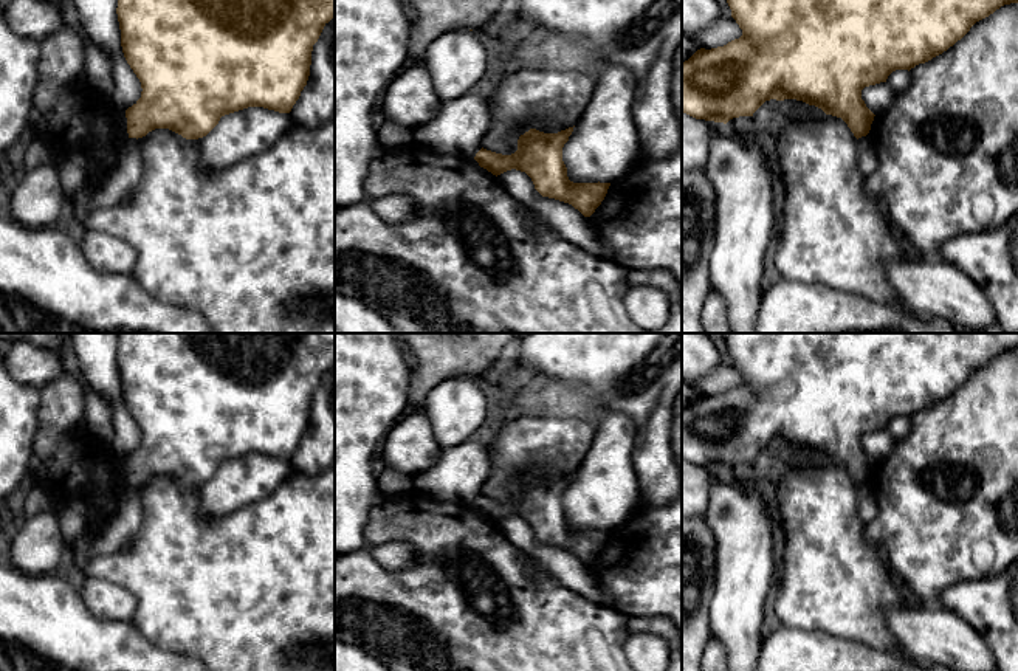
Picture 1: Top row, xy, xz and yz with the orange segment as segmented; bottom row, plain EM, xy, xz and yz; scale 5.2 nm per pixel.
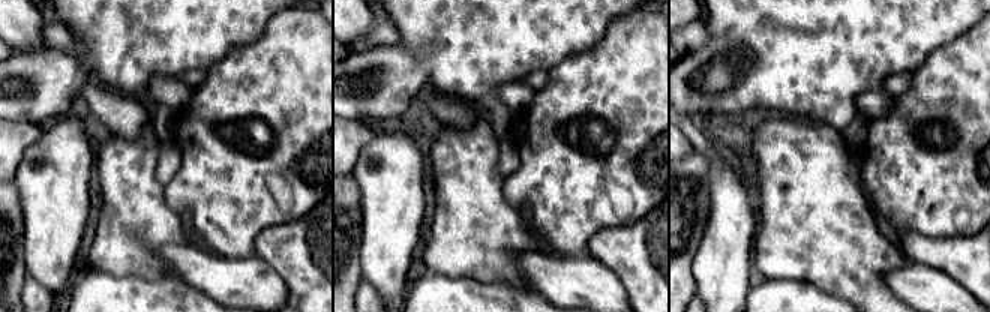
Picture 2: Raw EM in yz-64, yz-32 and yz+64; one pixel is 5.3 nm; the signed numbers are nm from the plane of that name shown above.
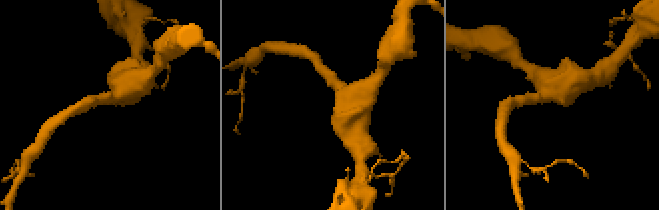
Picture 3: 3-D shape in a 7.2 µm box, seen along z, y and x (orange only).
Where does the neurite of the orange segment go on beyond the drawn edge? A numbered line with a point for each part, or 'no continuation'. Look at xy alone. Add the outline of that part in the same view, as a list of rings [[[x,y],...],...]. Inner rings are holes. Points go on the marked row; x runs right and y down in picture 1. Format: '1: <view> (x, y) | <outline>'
no continuation

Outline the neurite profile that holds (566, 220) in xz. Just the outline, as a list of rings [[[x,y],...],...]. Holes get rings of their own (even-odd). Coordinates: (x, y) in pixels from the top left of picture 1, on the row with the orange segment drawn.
[[[511,169],[497,178],[518,203],[541,214],[544,222],[564,240],[583,248],[593,257],[617,262],[614,253],[595,237],[587,217],[572,205],[542,197],[525,172]]]

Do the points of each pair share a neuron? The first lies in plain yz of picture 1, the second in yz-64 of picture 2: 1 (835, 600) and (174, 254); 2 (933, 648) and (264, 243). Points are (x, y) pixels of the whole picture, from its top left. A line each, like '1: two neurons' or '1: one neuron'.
1: two neurons
2: two neurons

